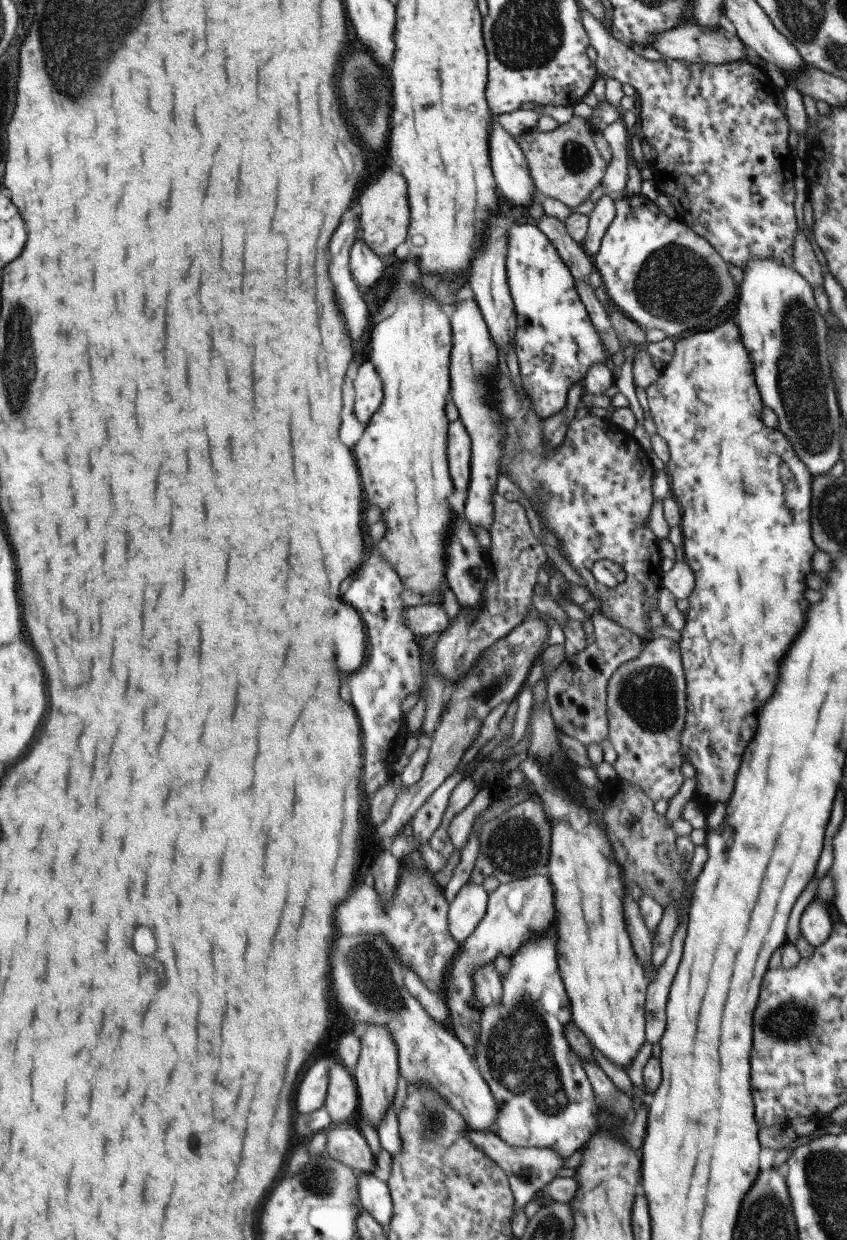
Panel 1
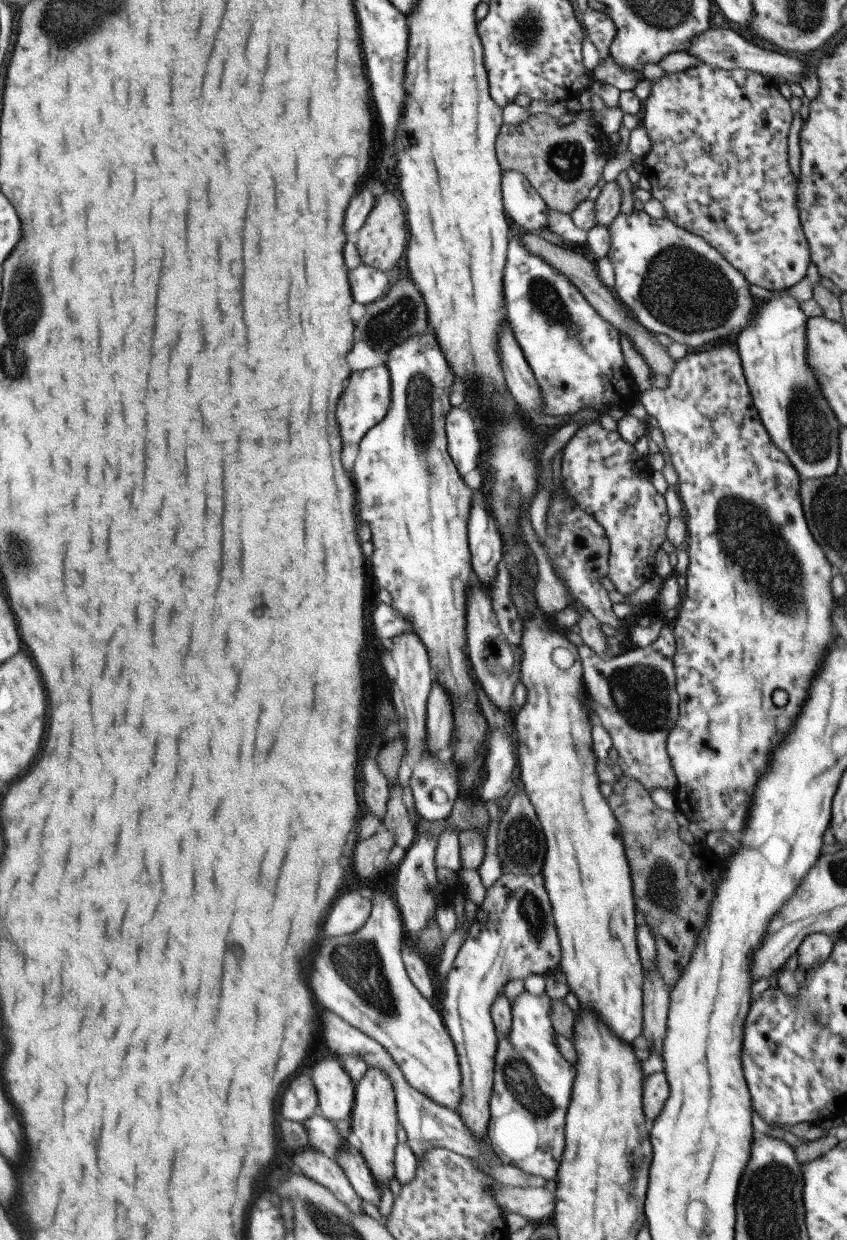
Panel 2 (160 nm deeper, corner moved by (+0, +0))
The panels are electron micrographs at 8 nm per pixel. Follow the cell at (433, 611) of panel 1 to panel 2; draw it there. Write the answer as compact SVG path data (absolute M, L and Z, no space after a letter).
M377 604L377 608L374 608L371 618L373 618L373 630L375 634L386 644L398 634L407 631L414 632L412 625L406 618L402 614L399 614L399 611L387 604Z

